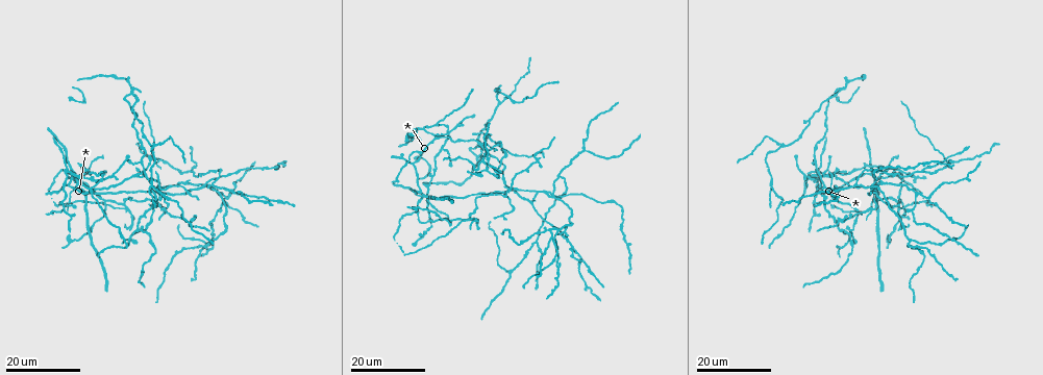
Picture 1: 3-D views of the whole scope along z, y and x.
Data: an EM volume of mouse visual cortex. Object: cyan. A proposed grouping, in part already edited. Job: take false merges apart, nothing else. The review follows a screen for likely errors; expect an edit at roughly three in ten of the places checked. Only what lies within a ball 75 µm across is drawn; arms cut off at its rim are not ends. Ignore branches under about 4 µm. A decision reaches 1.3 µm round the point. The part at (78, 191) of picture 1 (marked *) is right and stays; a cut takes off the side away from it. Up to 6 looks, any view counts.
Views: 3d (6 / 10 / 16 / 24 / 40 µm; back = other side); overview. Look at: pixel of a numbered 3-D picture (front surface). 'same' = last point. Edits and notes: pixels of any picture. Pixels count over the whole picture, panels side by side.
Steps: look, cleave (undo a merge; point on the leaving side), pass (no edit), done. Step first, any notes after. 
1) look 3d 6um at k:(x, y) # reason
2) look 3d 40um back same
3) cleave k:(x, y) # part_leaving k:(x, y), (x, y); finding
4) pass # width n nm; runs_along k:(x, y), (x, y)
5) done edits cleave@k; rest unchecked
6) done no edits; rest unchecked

look 3d 16um at 1:(78, 180) # four arms meet

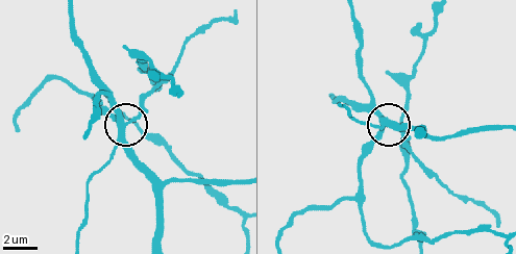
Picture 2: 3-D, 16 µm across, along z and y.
look 3d 6um at 2:(124, 128)

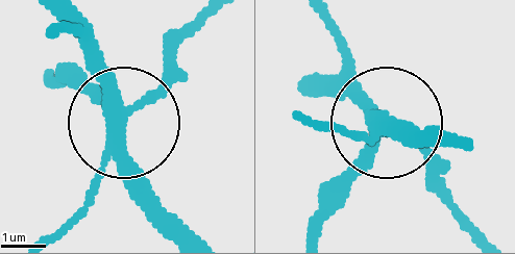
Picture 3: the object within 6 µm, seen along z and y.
cleave 3:(86, 192) # side_arm 73 um; part_leaving 3:(115, 124), (212, 16); a second cell is stuck on

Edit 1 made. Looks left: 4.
look overview

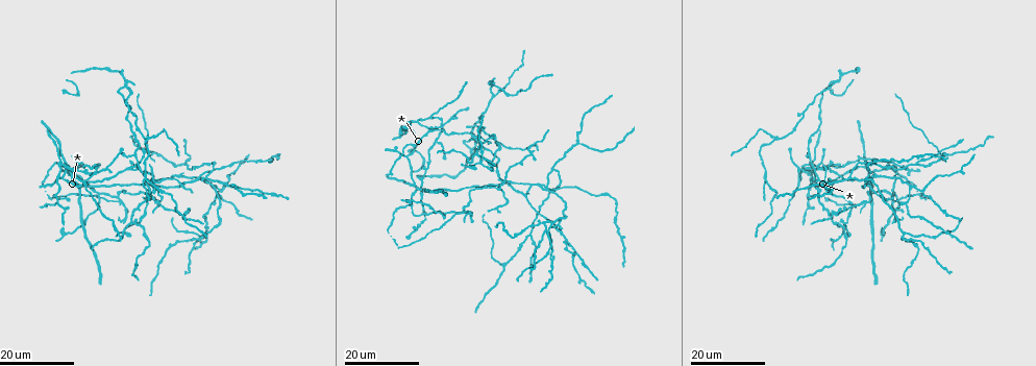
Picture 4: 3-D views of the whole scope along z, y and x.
look 3d 24um at 4:(217, 225) # thick turns thin

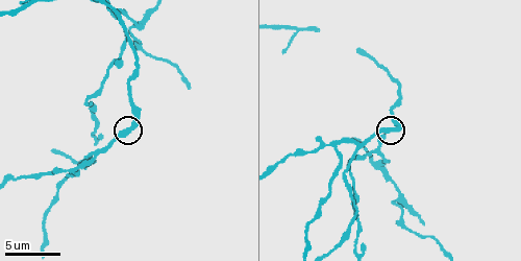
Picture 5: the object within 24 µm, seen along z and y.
look 3d 10um at 5:(130, 125)

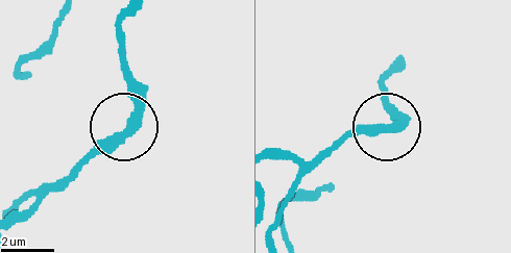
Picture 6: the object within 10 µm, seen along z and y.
pass # runs_along 6:(132, 14), (119, 33), (132, 80), (130, 121), (74, 173); one cell here

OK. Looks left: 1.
done edits cleave@3; rest unchecked

